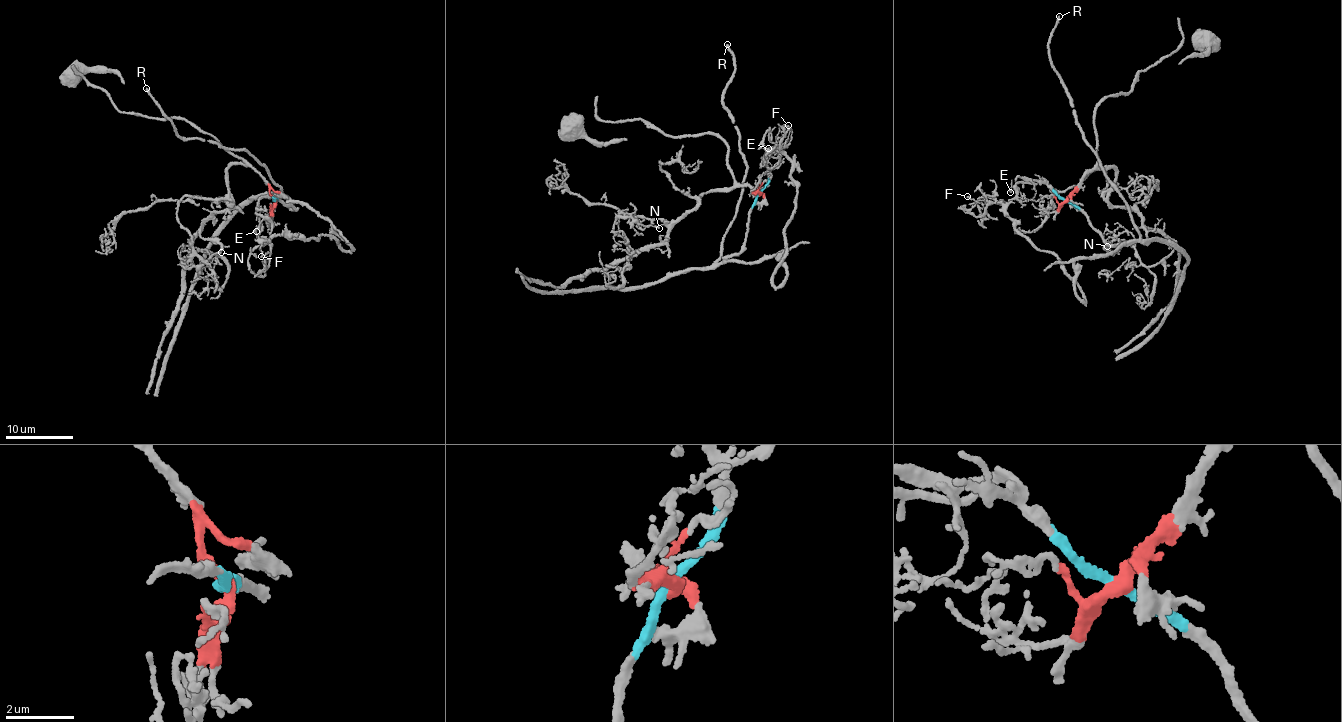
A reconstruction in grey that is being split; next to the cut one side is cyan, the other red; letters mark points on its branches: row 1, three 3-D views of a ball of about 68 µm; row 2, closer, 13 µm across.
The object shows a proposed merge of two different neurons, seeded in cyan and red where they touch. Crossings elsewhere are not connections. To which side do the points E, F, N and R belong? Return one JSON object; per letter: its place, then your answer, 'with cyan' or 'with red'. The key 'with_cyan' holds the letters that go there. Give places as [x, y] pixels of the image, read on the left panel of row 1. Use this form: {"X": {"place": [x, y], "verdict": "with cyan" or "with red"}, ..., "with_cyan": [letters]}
{"E": {"place": [256, 231], "verdict": "with cyan"}, "F": {"place": [261, 256], "verdict": "with cyan"}, "N": {"place": [221, 252], "verdict": "with red"}, "R": {"place": [146, 88], "verdict": "with cyan"}, "with_cyan": ["E", "F", "R"]}

